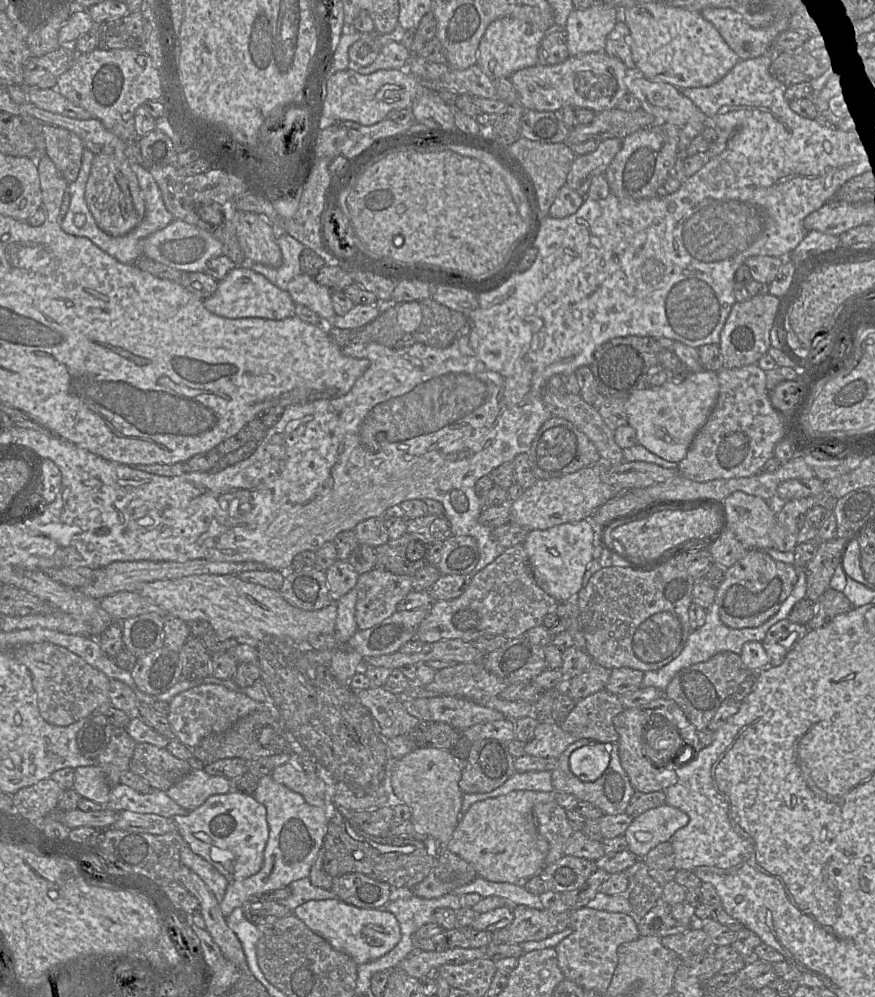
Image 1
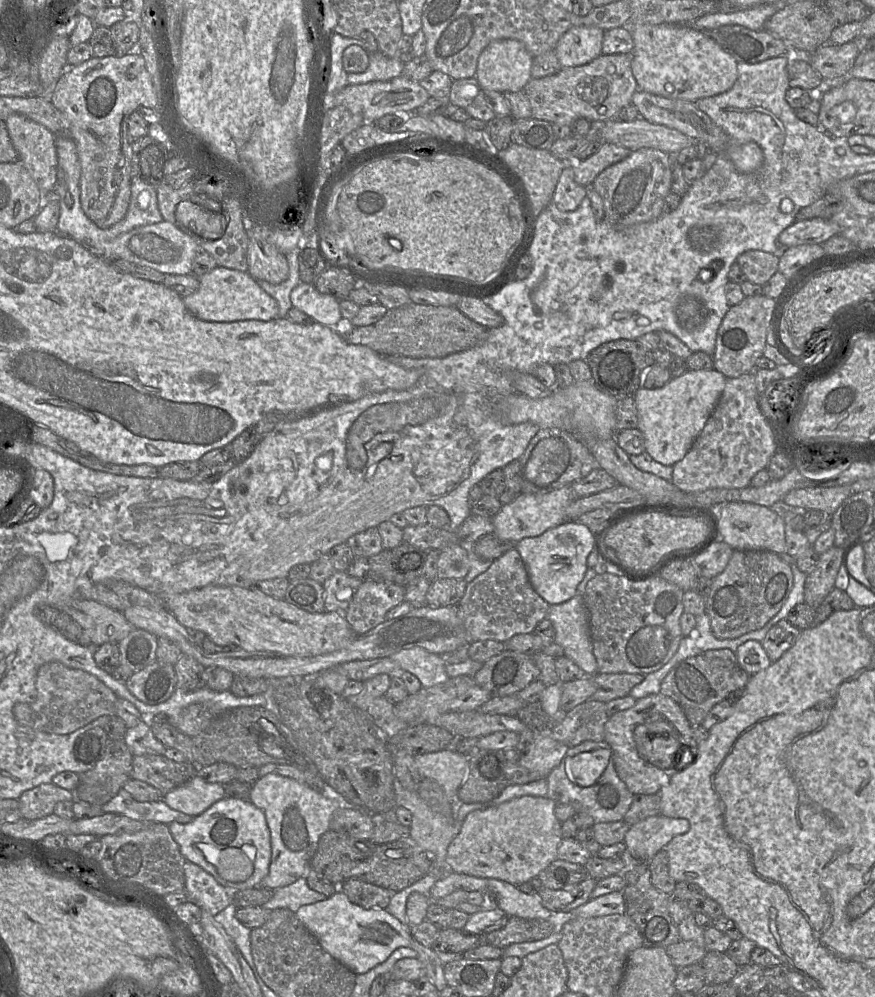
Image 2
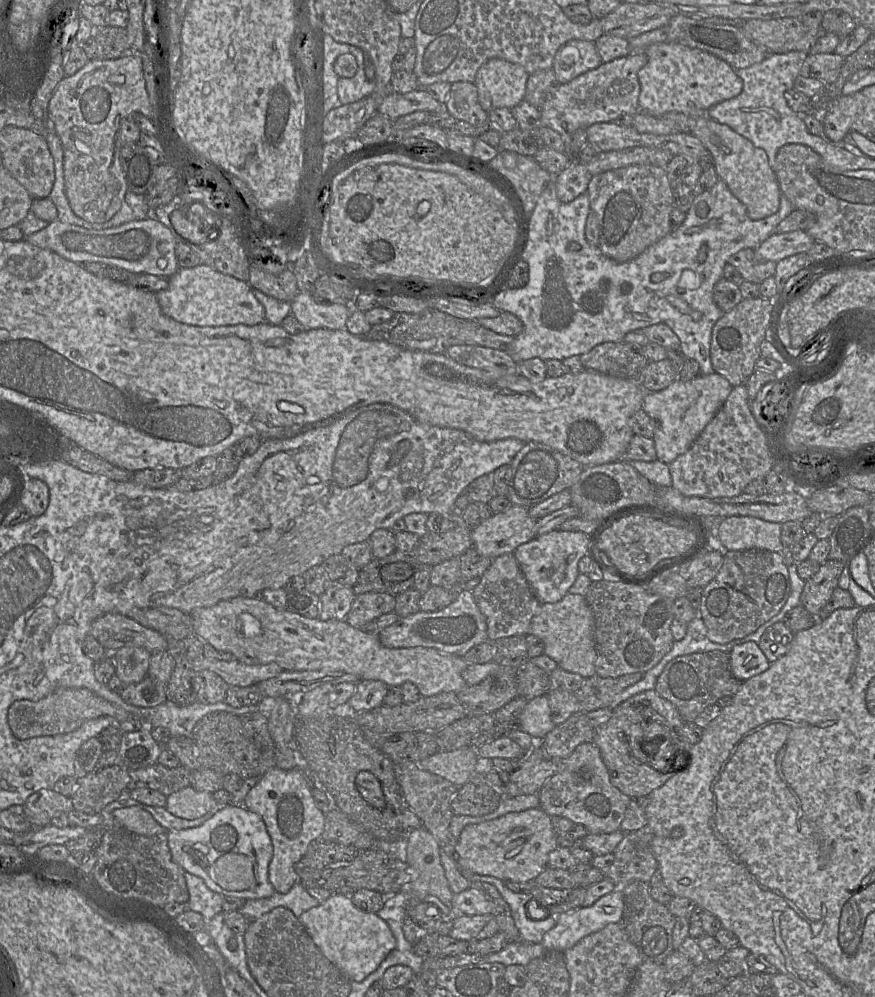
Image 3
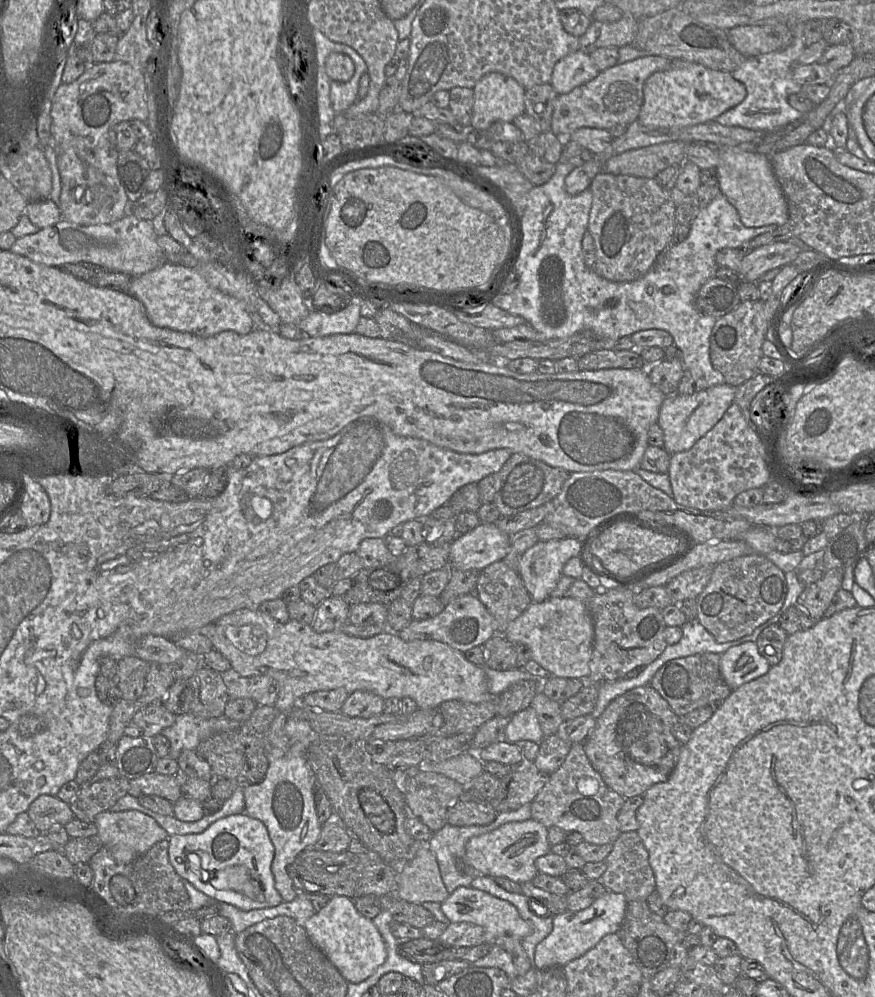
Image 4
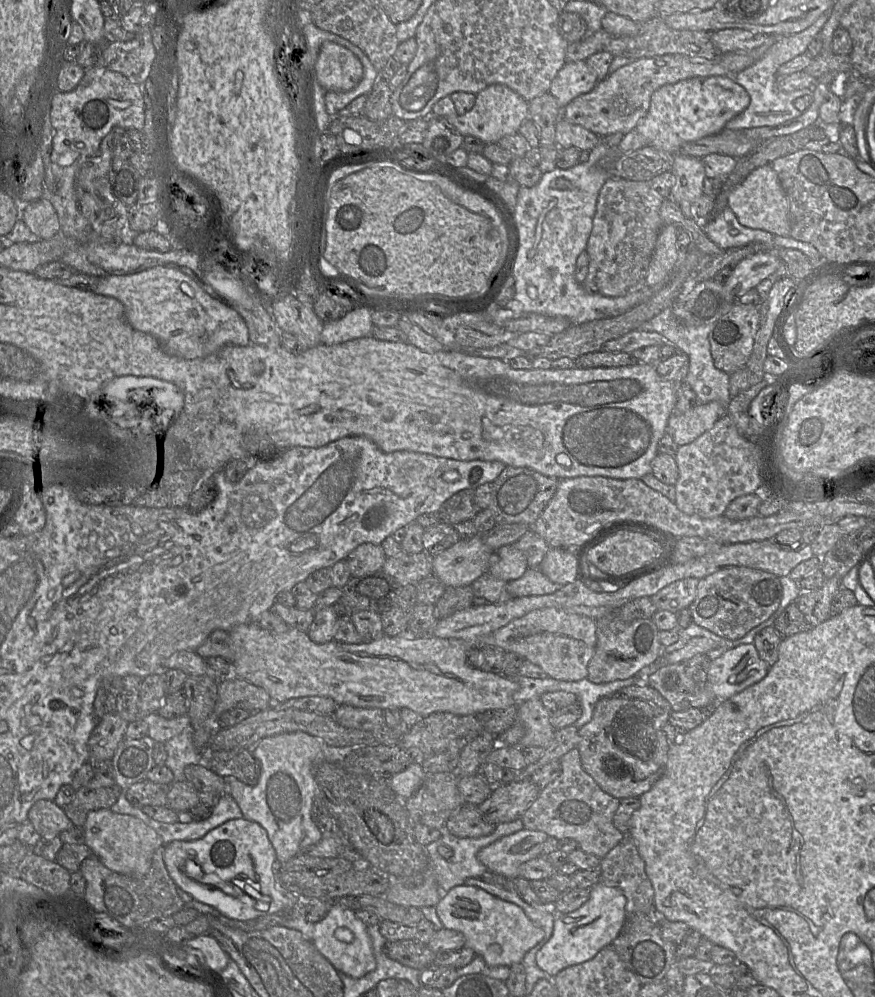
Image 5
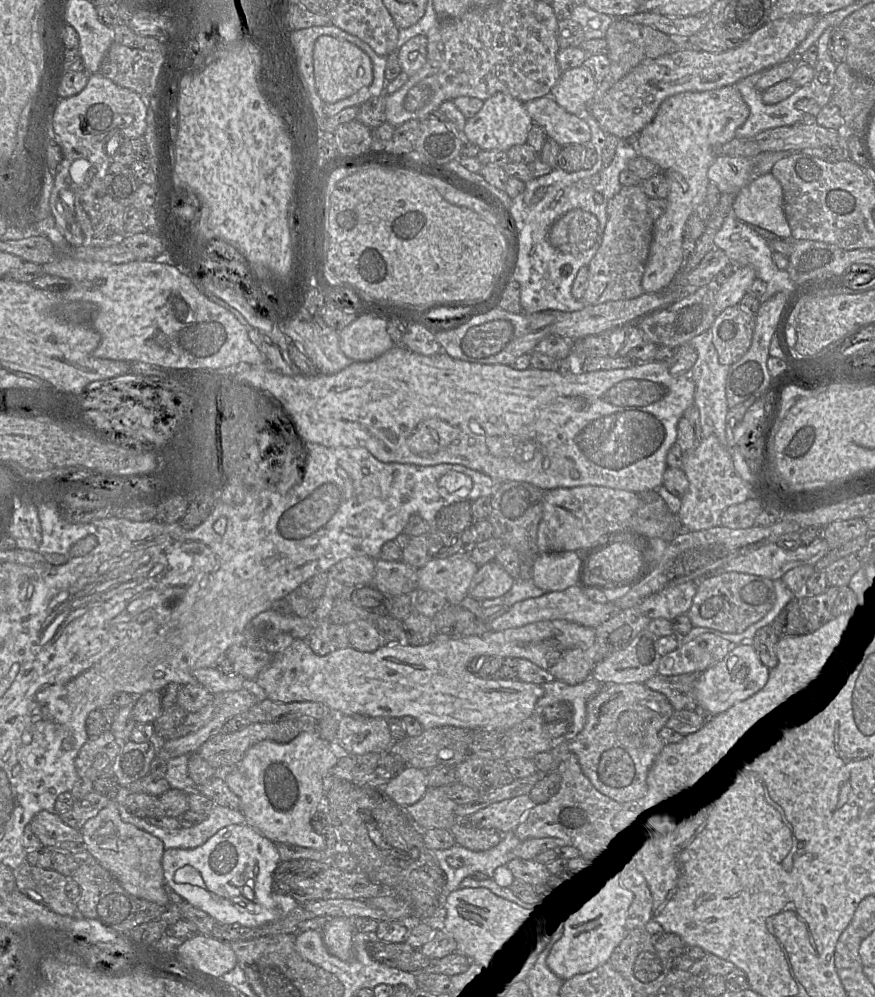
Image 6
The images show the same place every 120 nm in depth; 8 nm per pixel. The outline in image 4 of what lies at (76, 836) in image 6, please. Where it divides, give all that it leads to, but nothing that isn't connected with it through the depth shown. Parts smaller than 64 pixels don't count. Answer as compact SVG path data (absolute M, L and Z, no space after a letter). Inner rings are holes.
M52 795L37 797L27 813L41 833L48 832L55 824L65 826L75 817L68 803Z

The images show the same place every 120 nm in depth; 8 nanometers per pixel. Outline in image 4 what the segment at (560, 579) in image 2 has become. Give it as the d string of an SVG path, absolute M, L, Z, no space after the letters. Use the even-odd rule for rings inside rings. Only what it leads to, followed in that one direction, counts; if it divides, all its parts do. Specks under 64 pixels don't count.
M575 537L538 541L522 555L518 573L532 601L547 600L563 575L565 563L576 557L580 540Z

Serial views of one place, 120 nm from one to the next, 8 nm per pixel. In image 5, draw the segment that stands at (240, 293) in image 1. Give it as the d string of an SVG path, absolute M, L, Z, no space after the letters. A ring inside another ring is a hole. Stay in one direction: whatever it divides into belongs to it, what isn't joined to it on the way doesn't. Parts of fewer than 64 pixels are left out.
M155 266L144 271L100 277L95 293L119 300L130 325L157 339L164 353L187 360L207 357L224 346L250 344L247 326L238 312L207 294L191 277L169 267Z

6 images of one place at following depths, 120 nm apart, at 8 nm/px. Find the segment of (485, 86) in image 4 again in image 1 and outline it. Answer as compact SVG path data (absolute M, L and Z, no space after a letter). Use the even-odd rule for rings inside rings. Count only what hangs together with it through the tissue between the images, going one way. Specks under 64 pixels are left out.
M499 18L489 24L480 41L477 65L492 80L509 78L520 69L538 64L538 48L545 34L545 32L520 19Z

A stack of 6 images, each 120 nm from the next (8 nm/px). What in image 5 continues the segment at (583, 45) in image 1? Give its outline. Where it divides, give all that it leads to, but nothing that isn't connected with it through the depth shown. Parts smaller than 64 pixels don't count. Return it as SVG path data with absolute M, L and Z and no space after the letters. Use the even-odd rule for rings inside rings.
M586 61L566 62L552 80L549 93L563 109L576 97L590 92L598 83L598 77Z

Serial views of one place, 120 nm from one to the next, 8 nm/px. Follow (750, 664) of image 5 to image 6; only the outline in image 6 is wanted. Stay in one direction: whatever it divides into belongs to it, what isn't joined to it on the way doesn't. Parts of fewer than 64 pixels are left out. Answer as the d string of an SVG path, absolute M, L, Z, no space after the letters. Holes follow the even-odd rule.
M752 643L738 644L722 660L702 672L695 687L699 708L711 715L718 715L759 690L768 681L770 669L765 666Z

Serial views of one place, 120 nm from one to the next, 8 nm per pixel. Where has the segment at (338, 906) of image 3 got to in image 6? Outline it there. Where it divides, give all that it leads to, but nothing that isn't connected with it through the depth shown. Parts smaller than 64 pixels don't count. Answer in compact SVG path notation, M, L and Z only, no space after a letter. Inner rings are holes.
M347 917L330 919L322 929L322 938L328 952L343 961L352 960L355 932L354 919Z

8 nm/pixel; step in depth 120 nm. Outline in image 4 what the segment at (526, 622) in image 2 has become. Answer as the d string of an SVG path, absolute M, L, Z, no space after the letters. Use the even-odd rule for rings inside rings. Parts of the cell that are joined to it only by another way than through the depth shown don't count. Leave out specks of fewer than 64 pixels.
M503 560L480 571L474 594L495 619L500 635L533 602L519 573Z

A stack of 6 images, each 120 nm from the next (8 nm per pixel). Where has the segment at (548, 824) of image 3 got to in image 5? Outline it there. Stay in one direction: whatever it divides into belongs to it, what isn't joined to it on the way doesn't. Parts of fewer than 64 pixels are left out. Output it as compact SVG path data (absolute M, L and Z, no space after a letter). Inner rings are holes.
M524 828L485 846L478 852L477 858L488 871L515 879L519 877L521 864L541 856L548 837L543 831Z

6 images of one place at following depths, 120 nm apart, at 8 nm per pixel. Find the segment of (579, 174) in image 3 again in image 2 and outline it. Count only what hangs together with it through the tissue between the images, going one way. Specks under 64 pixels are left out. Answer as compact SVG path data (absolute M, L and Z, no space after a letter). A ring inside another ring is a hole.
M567 164L560 174L552 203L562 212L571 212L578 208L586 196L586 187L574 180L573 164Z

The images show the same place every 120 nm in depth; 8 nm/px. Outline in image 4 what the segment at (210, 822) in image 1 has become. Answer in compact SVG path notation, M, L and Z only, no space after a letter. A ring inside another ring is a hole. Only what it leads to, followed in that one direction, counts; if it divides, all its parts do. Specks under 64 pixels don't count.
M246 813L221 818L199 834L169 836L168 855L175 871L196 889L218 902L231 904L243 911L271 908L283 902L275 888L271 867L275 856L275 846L265 824ZM190 854L196 859L190 859Z

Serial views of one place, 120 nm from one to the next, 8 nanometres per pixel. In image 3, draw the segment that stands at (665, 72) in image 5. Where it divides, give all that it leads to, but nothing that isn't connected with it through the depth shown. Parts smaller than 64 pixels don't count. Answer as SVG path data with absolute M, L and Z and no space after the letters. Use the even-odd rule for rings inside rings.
M645 52L631 53L589 70L568 83L558 83L547 92L539 108L541 126L557 131L565 141L564 153L571 159L574 154L571 136L579 128L595 123L612 122L622 114L635 115L639 111L640 82L638 71L648 62Z

